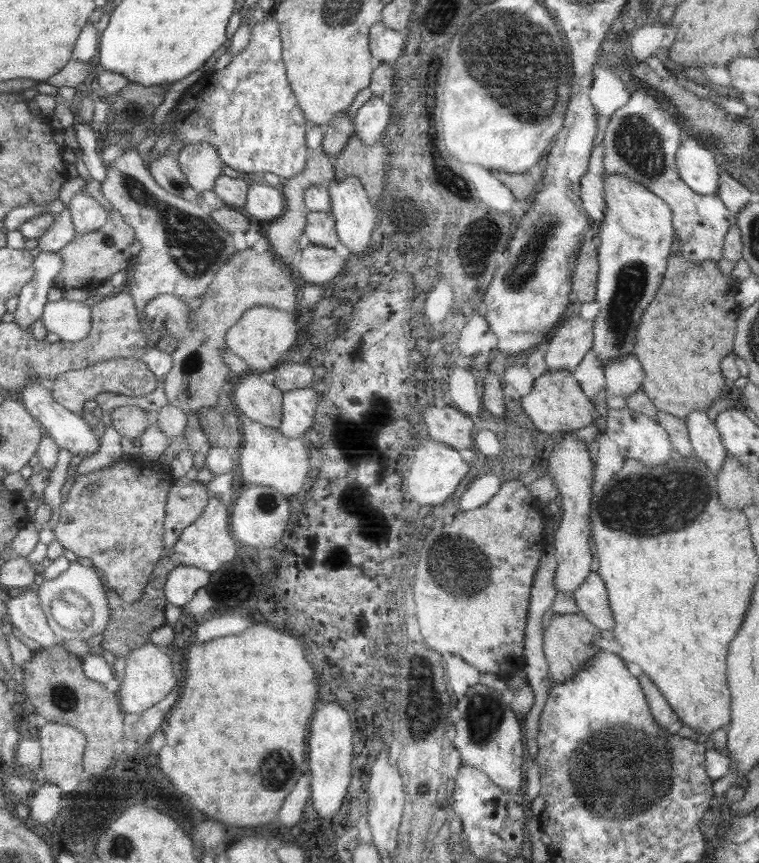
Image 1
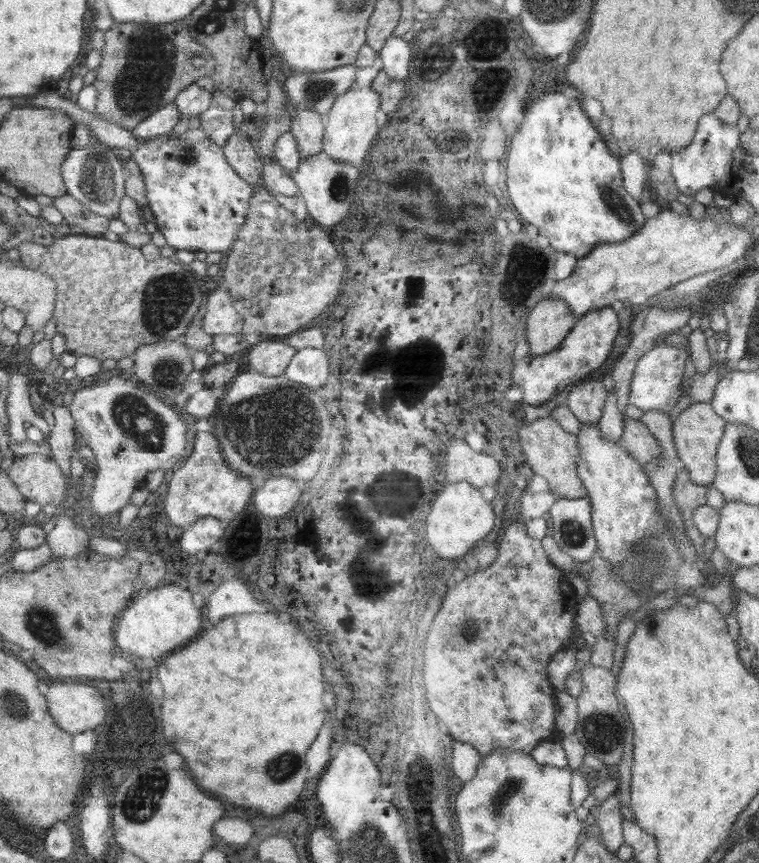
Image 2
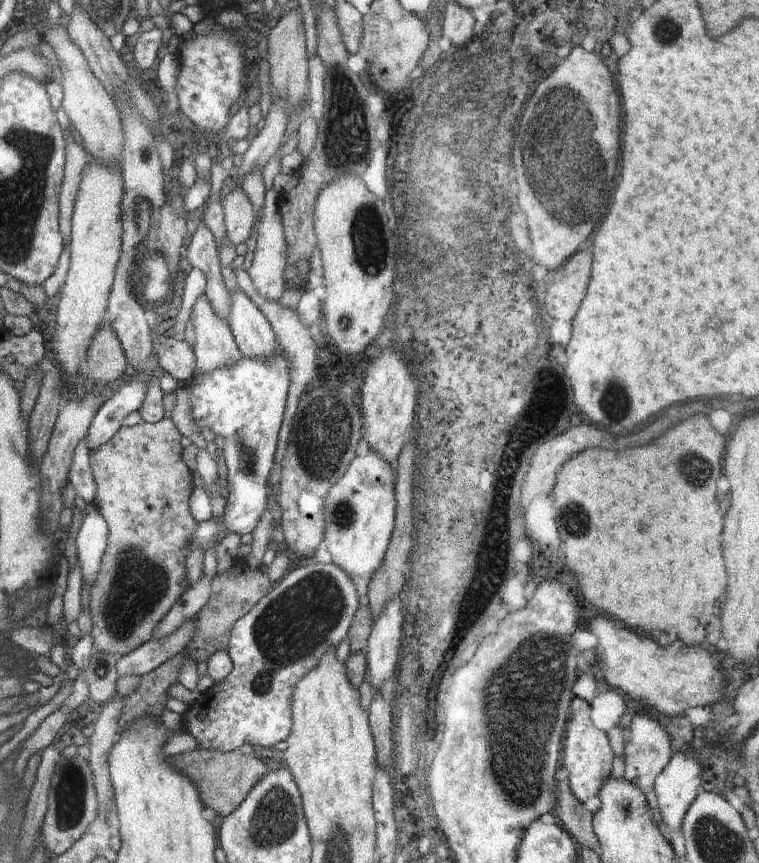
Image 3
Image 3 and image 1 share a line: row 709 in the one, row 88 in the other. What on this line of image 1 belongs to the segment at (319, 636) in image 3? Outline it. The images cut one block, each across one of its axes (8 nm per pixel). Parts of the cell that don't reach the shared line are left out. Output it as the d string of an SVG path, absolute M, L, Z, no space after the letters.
M273 10L267 12L265 18L252 23L250 41L246 48L232 55L230 64L218 72L204 72L194 84L187 88L178 103L174 106L174 118L164 127L173 131L176 141L183 141L184 146L200 141L212 143L224 164L236 171L248 175L259 172L272 172L282 181L302 172L307 163L308 145L306 131L309 122L298 106L296 96L287 79L285 64L282 58L280 29Z

